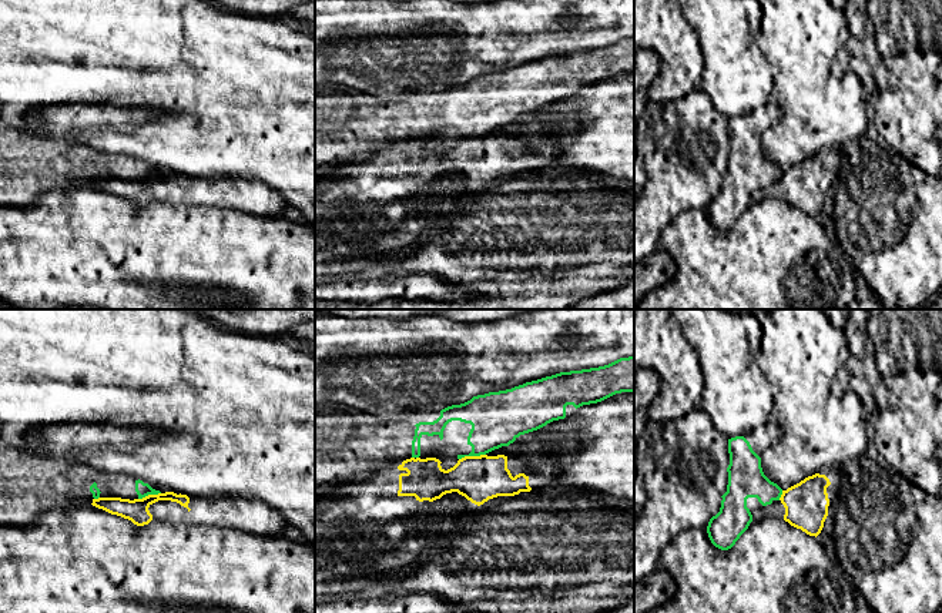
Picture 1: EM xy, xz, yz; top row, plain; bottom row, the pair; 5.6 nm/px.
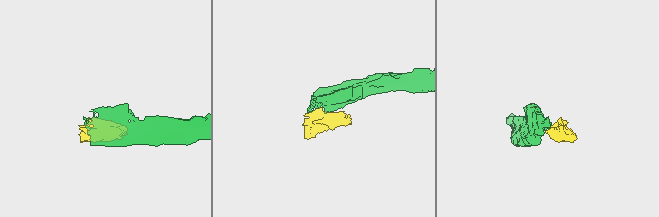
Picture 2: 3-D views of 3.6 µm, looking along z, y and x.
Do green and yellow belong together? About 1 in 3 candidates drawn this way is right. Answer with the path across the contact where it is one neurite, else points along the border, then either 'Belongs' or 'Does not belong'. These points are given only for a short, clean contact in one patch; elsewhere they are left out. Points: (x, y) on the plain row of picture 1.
Boundary: xz (485, 134), (459, 140). Does not belong

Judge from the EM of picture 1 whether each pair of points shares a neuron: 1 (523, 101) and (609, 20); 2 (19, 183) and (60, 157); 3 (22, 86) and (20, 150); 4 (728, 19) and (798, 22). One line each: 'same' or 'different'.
1: different
2: same
3: different
4: different

